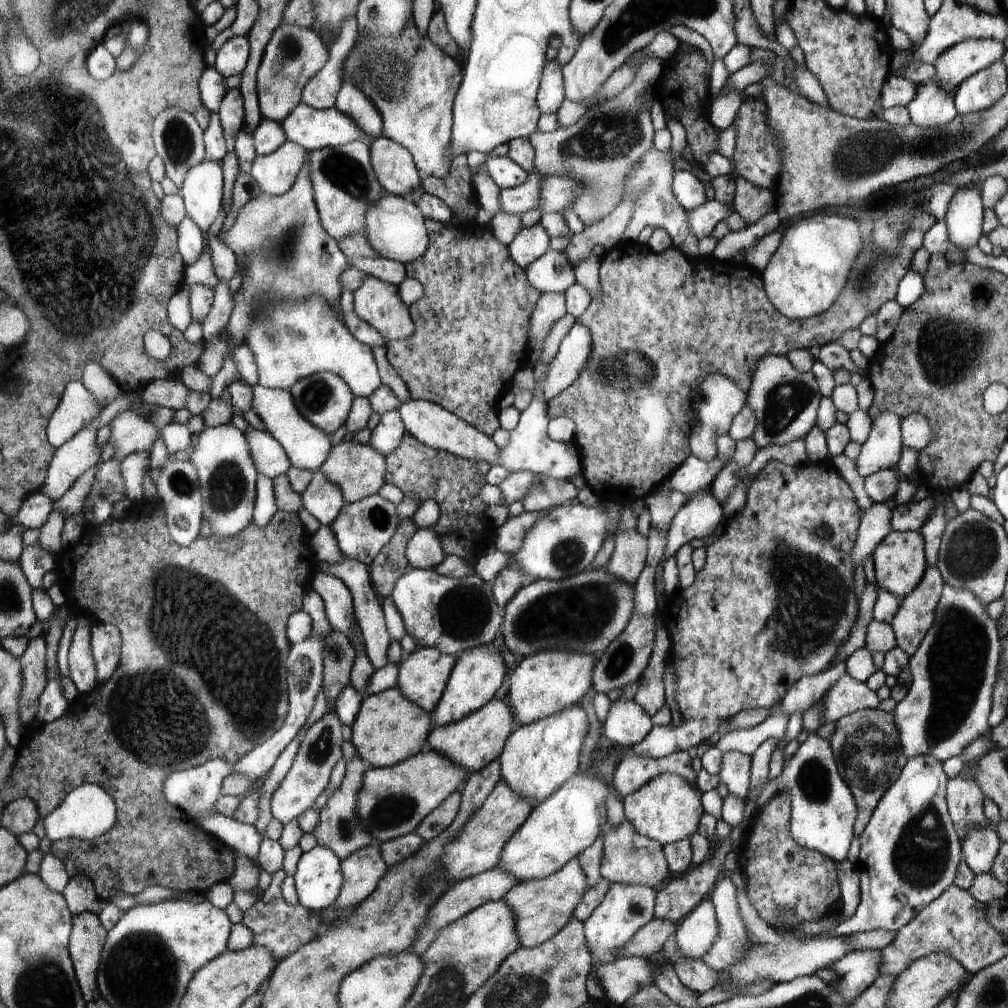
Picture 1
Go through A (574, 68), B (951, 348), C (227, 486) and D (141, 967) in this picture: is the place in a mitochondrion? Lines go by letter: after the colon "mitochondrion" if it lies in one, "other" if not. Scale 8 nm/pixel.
A: other
B: mitochondrion
C: mitochondrion
D: mitochondrion

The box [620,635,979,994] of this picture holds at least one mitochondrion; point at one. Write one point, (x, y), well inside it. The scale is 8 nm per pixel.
(920, 854)

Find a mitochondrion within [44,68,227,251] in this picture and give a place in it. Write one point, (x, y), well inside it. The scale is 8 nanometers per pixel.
(178, 138)

